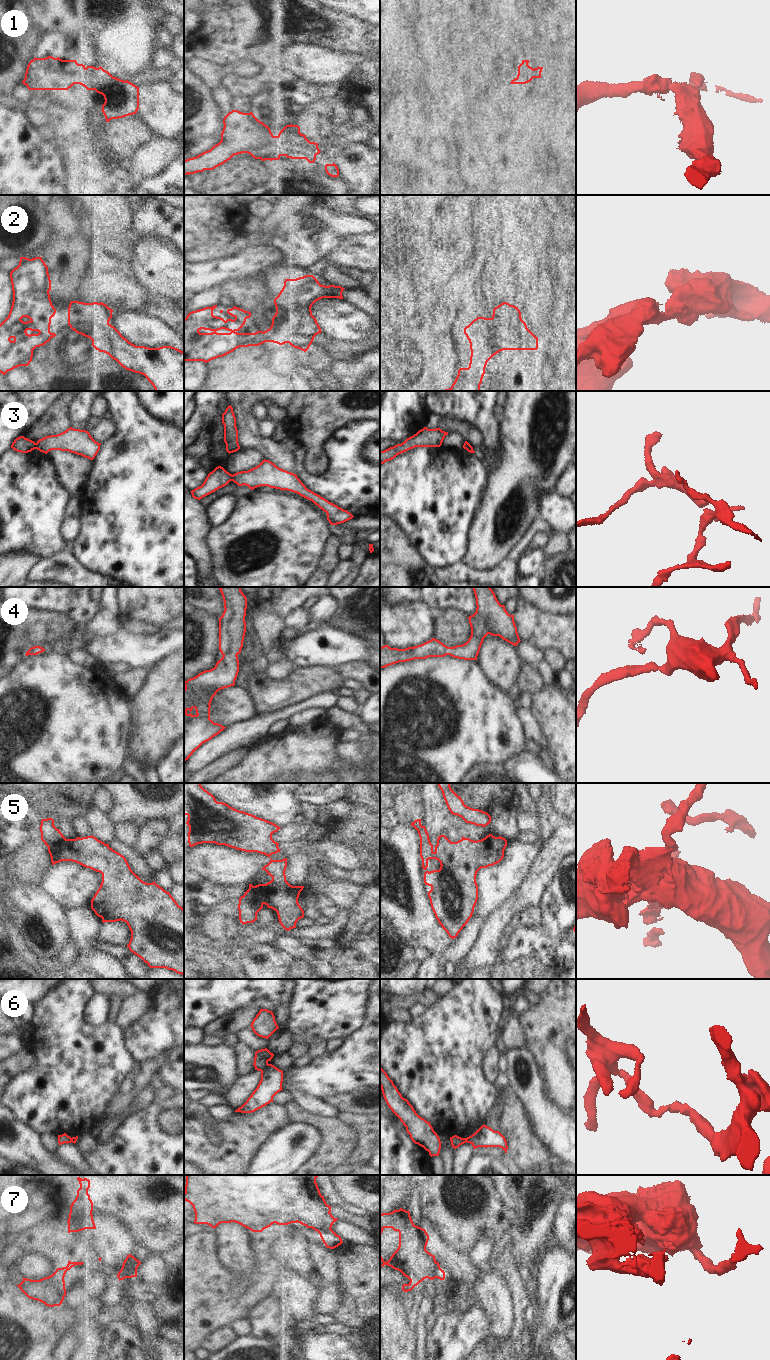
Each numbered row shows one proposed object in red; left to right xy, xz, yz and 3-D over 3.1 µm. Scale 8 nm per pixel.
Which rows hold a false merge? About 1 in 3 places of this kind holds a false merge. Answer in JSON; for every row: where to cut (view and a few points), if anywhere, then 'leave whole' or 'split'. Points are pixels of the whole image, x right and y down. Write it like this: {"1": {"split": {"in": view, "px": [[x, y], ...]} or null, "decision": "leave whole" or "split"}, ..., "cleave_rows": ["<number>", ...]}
{"1": {"split": null, "decision": "leave whole"}, "2": {"split": null, "decision": "leave whole"}, "3": {"split": {"in": "xy", "px": [[35, 443], [36, 448]]}, "decision": "split"}, "4": {"split": null, "decision": "leave whole"}, "5": {"split": {"in": "xy", "px": [[66, 839], [56, 846], [53, 852], [52, 864]]}, "decision": "split"}, "6": {"split": {"in": "xz", "px": [[268, 1064], [261, 1071]]}, "decision": "split"}, "7": {"split": {"in": "xy", "px": [[127, 1257], [127, 1261], [121, 1269], [132, 1276]]}, "decision": "split"}, "cleave_rows": ["3", "5", "6", "7"]}

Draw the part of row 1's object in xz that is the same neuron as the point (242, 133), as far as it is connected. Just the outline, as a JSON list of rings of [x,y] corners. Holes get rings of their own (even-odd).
[[[232,110],[223,119],[223,130],[221,141],[210,150],[199,154],[196,157],[184,160],[184,175],[213,170],[216,167],[230,160],[234,155],[248,153],[255,159],[279,160],[281,156],[291,159],[306,159],[309,163],[314,163],[316,156],[321,152],[318,143],[310,142],[306,135],[300,133],[298,125],[286,125],[277,136],[271,133],[270,128],[259,121],[252,112],[243,113]]]

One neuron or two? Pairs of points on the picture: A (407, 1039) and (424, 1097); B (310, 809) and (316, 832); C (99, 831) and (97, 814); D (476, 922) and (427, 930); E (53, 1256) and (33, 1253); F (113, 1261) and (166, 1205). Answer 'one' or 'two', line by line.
A: one
B: one
C: one
D: two
E: two
F: two

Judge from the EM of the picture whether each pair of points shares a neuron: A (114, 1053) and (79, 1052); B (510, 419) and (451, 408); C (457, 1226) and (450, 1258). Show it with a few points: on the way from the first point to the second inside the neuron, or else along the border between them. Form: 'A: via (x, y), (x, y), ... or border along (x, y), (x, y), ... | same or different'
A: via (105, 1054), (88, 1054) | same
B: border along (498, 417), (499, 441) | different
C: border along (465, 1251), (444, 1249), (434, 1255) | different

